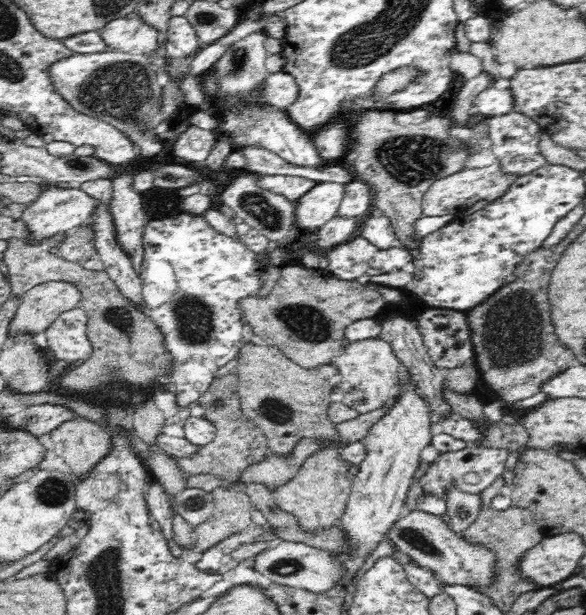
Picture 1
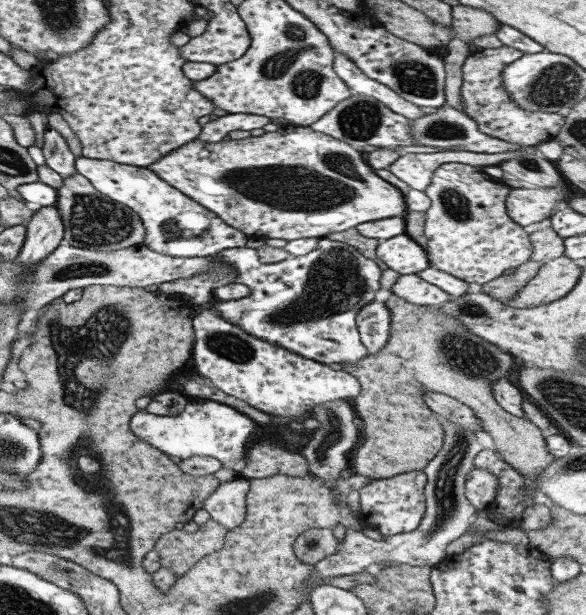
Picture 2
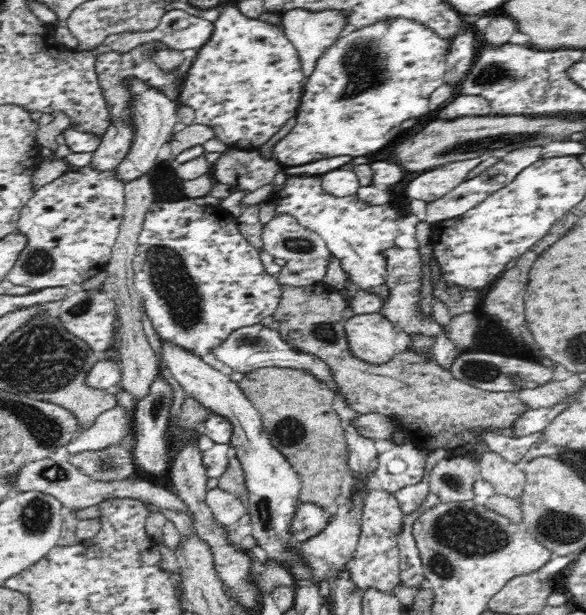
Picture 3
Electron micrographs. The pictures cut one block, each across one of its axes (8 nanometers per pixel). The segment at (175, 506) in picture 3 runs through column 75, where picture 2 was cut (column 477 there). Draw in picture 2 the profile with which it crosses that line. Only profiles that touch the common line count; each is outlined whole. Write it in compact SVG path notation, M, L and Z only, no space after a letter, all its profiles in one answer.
M474 466L466 478L464 492L472 506L477 510L492 506L498 494L498 477L488 469Z

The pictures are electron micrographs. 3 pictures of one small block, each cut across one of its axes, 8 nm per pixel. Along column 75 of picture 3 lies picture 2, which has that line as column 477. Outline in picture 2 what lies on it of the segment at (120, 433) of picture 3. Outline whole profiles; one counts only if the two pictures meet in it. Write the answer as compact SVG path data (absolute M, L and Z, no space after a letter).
M439 417L440 424L444 427L444 444L436 456L423 468L427 476L426 512L420 525L412 532L403 532L397 535L384 535L380 540L369 538L362 530L348 527L340 549L334 554L318 561L314 571L306 579L306 588L316 588L324 585L324 580L334 576L348 576L367 571L373 566L409 564L414 566L432 567L446 558L446 547L450 542L460 538L466 533L470 524L473 524L477 508L472 506L464 492L466 475L475 466L475 456L483 448L474 432L468 432L458 424L453 424Z

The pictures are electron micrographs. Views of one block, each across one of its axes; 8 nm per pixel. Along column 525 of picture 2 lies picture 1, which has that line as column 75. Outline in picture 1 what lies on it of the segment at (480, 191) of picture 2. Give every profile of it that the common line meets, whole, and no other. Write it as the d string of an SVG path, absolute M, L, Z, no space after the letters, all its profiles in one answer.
M89 222L73 234L66 235L58 246L50 247L48 250L68 262L78 263L98 257L92 225Z

